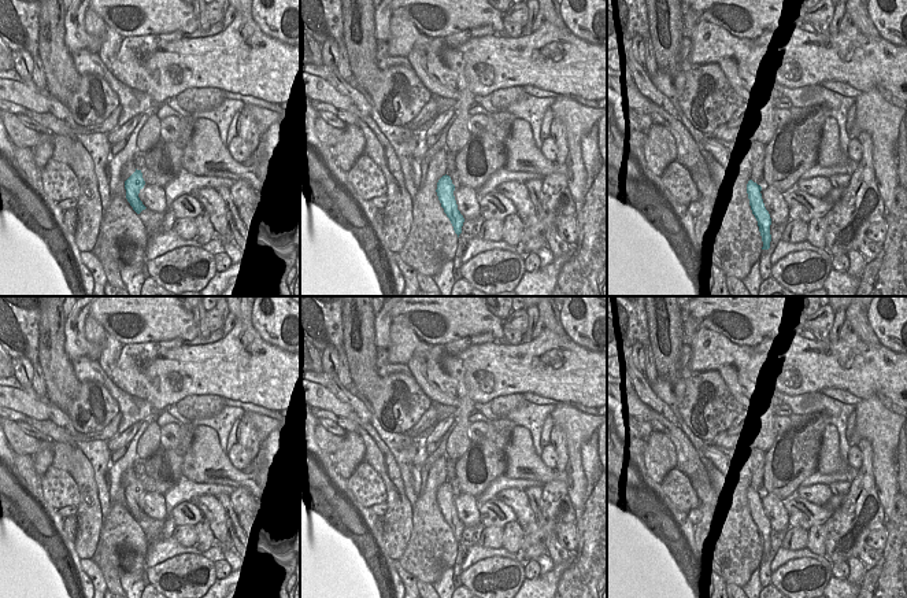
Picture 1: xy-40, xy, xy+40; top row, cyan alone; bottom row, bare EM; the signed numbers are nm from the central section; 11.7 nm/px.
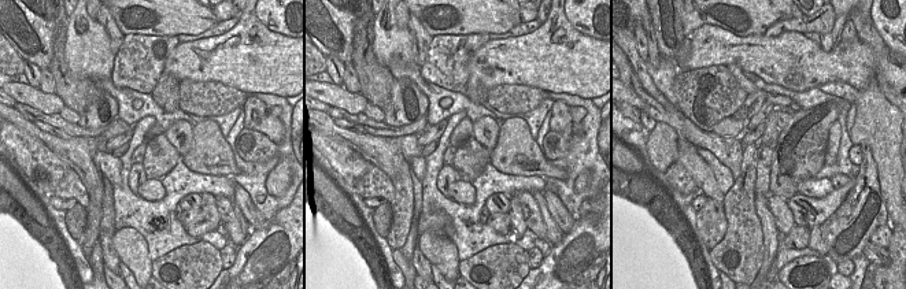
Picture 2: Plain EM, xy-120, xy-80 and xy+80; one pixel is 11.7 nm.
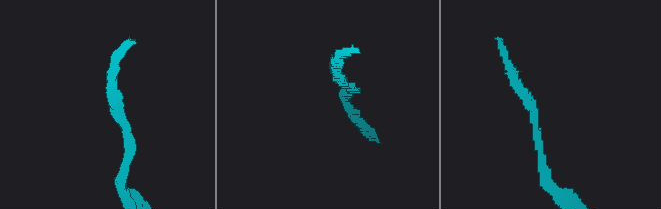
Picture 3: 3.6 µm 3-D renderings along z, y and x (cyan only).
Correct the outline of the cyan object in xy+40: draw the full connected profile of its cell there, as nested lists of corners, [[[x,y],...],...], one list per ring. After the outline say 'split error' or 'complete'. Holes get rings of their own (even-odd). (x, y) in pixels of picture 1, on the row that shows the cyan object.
[[[752,180],[748,181],[747,193],[748,193],[752,214],[758,221],[759,232],[762,236],[762,241],[763,241],[762,250],[769,250],[771,241],[771,235],[770,235],[771,218],[765,207],[760,191],[762,191],[760,185],[754,182]]] | complete

